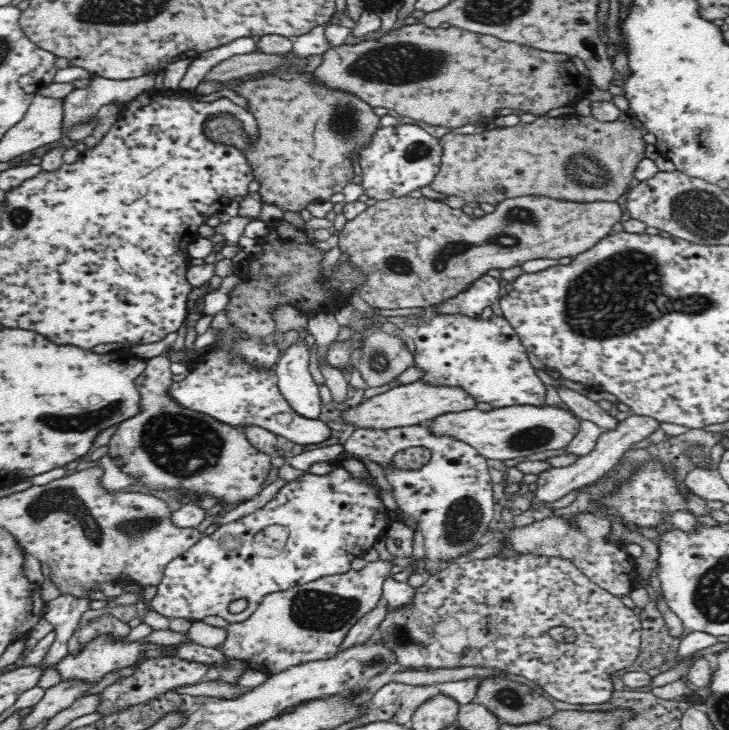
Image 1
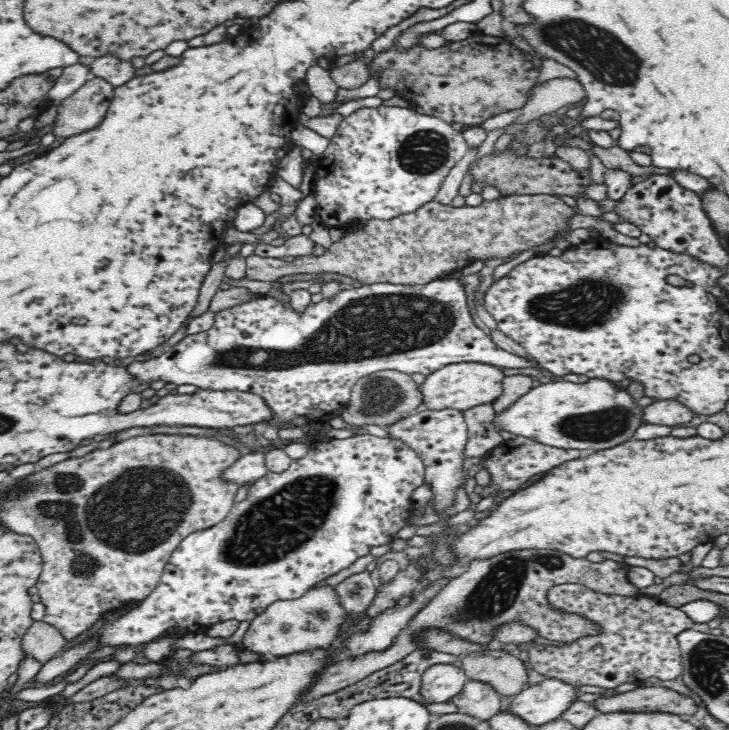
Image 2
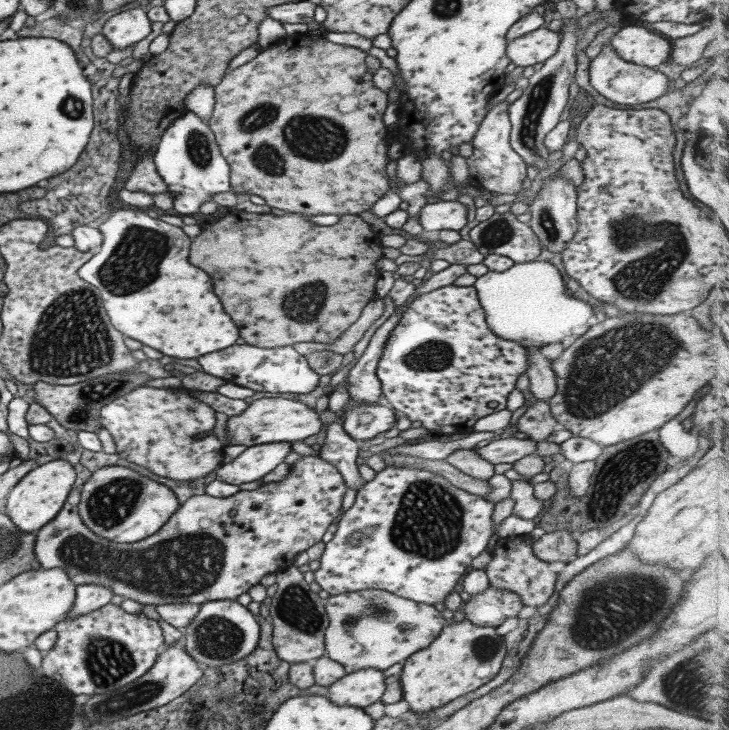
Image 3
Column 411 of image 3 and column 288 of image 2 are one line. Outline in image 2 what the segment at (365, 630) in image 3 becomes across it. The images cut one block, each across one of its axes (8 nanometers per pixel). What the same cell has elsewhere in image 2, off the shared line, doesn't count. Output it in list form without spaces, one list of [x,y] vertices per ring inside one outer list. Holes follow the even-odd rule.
[[[321,587],[307,590],[300,598],[294,600],[277,600],[264,613],[252,620],[241,641],[242,649],[260,653],[270,652],[275,657],[299,653],[310,649],[324,648],[337,639],[340,624],[344,622],[346,611],[339,605],[333,587]]]

